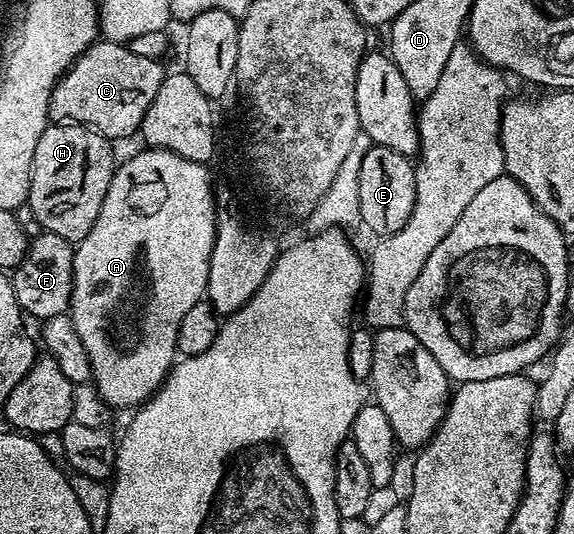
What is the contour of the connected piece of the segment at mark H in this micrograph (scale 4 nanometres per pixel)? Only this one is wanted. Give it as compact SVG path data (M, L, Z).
M50 123L49 127L43 130L39 143L35 145L31 162L27 203L44 231L59 234L59 238L70 242L87 238L91 226L95 226L95 218L99 218L99 206L103 206L103 198L107 198L107 186L111 186L115 171L113 148L114 145L106 136L100 136L98 132L85 128L82 124Z

